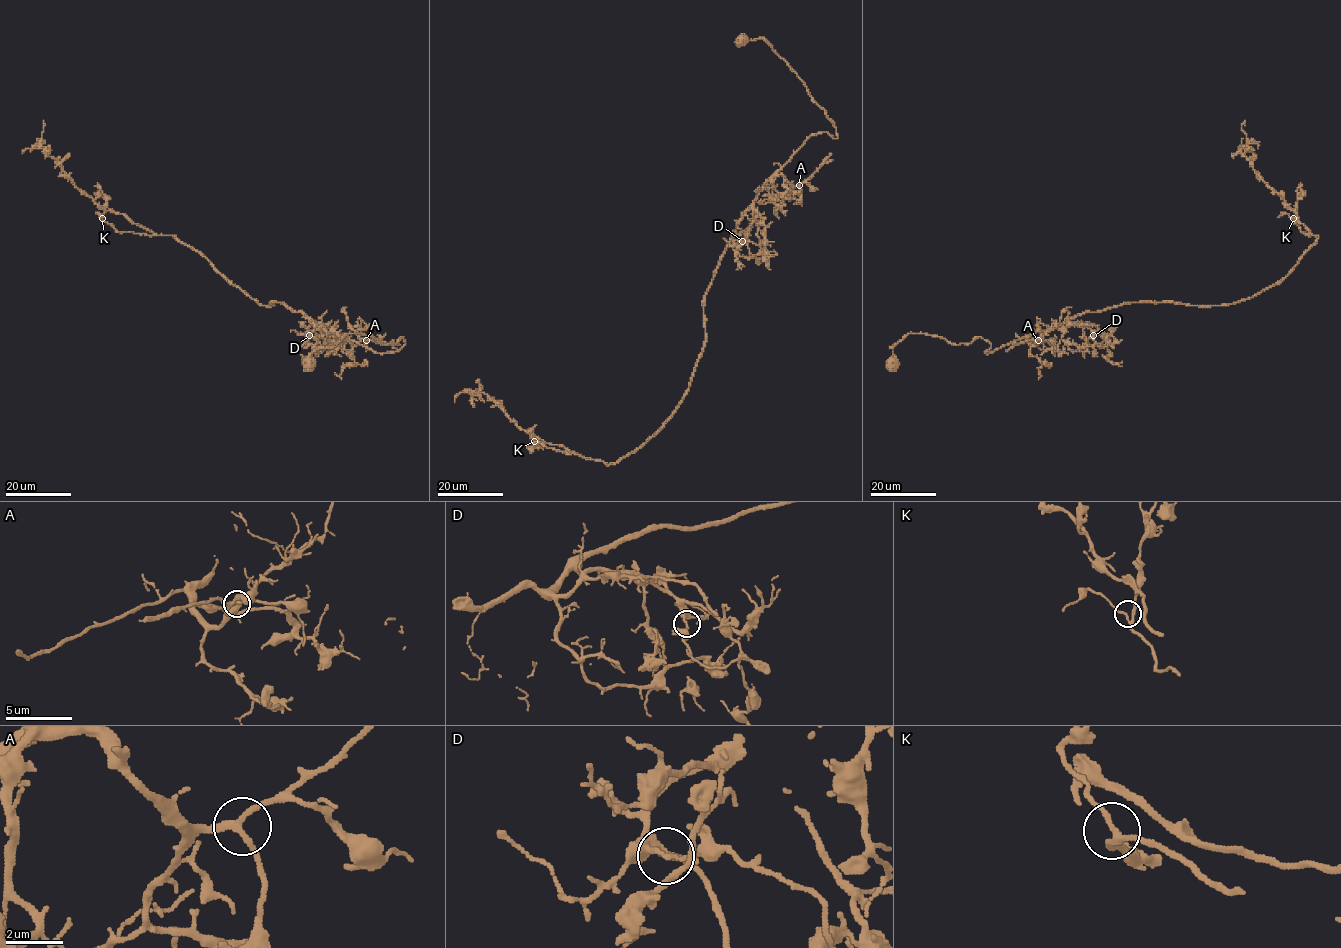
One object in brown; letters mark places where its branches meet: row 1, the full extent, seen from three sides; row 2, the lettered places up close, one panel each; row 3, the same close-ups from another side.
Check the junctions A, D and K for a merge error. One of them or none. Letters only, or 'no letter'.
no letter

